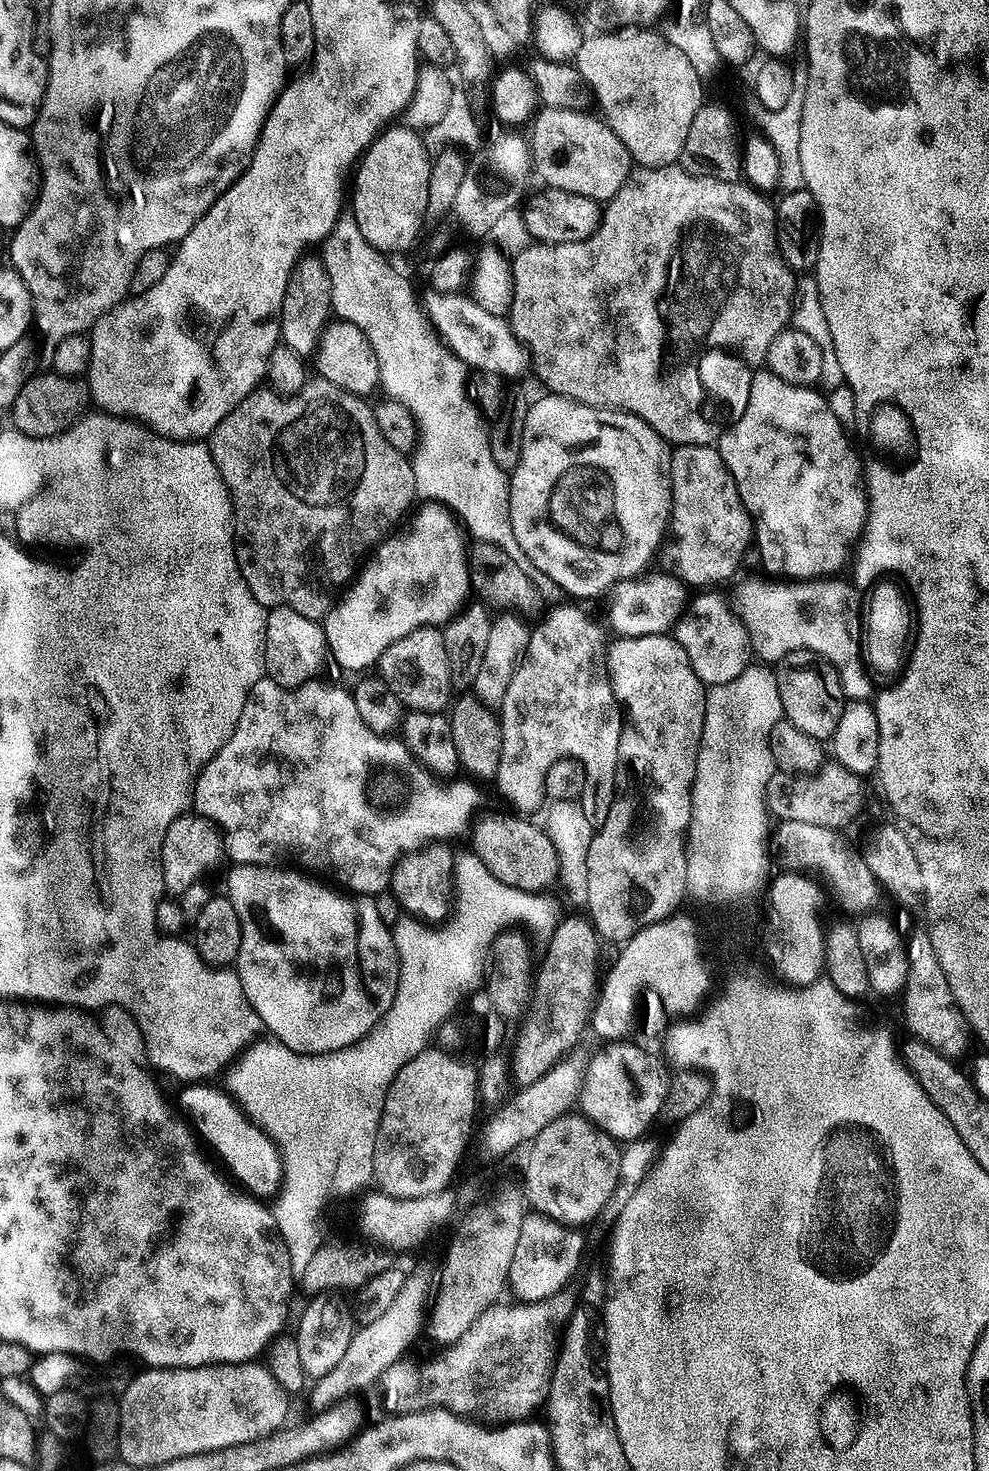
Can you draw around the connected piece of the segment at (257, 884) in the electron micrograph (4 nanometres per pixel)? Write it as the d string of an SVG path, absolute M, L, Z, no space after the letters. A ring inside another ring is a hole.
M238 864L229 869L226 895L234 910L238 910L242 926L242 946L234 972L240 977L248 1006L258 1014L261 1025L290 1050L302 1054L326 1054L361 1040L390 1010L400 977L392 930L378 918L375 899L345 894L288 866Z

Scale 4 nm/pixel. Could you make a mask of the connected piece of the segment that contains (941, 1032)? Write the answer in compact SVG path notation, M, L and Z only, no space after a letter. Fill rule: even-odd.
M920 930L906 940L908 946L908 977L902 993L904 1000L904 1024L911 1035L934 1051L949 1058L959 1058L968 1048L970 1029L968 1020L962 1010L954 1002L954 994L950 994L950 982L946 982L946 974L942 974L942 965L938 963L938 954L934 954L934 946L930 943L927 931Z

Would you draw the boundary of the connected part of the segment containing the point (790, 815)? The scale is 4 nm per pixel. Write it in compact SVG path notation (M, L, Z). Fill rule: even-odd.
M824 762L819 769L809 775L792 775L786 772L773 771L770 782L766 782L766 794L764 800L768 803L768 811L773 817L778 818L777 821L783 822L789 820L790 822L810 822L810 826L826 826L827 828L834 828L837 830L847 829L847 824L852 824L860 816L860 811L864 808L864 783L866 783L865 777L854 774L842 764L835 762Z

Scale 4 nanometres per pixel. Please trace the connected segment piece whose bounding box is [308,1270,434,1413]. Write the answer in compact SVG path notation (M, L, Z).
M426 1270L410 1272L398 1290L398 1295L390 1302L389 1309L379 1318L366 1325L361 1325L354 1333L348 1350L326 1377L315 1379L311 1385L308 1395L310 1394L310 1404L312 1410L324 1412L341 1400L355 1395L356 1391L362 1390L373 1383L376 1384L394 1362L405 1357L405 1352L418 1338L420 1332L425 1329L430 1305L432 1302L432 1287L434 1276Z

